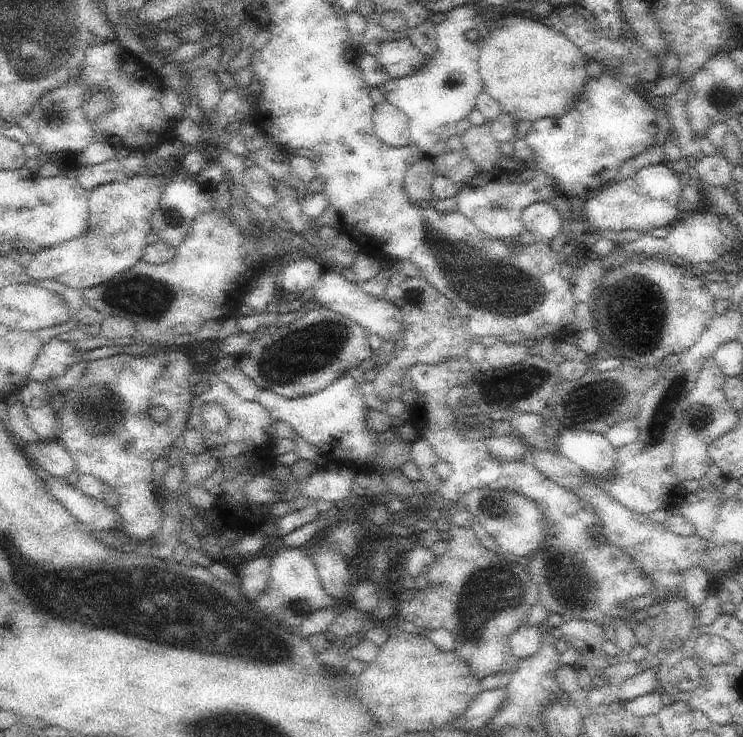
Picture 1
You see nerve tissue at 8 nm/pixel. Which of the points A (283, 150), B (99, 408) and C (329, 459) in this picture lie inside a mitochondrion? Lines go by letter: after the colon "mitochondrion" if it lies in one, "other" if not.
A: other
B: mitochondrion
C: other

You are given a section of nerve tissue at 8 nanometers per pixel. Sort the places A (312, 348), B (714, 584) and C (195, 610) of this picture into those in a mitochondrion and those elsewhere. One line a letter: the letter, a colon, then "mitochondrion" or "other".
A: mitochondrion
B: other
C: mitochondrion

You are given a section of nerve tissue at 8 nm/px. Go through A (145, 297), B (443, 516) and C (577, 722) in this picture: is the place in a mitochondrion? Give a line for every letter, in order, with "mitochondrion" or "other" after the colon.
A: mitochondrion
B: other
C: other

